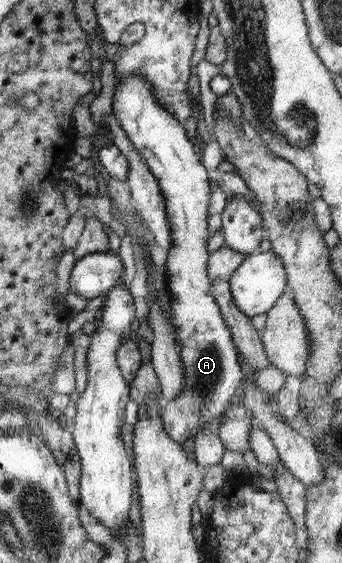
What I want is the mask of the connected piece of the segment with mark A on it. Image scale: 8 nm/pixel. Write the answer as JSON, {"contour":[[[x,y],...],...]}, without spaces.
{"contour":[[[130,75],[117,83],[113,95],[112,112],[116,115],[125,133],[137,152],[147,162],[147,168],[157,179],[165,198],[167,220],[171,226],[173,244],[168,249],[165,275],[172,299],[170,319],[173,336],[180,346],[179,355],[184,365],[184,386],[177,397],[168,400],[160,411],[164,428],[170,439],[183,444],[189,438],[201,434],[204,428],[213,427],[221,413],[231,407],[233,395],[242,389],[243,371],[239,367],[237,345],[233,333],[216,299],[209,293],[207,259],[209,250],[209,179],[207,168],[201,165],[193,143],[187,139],[187,130],[182,122],[169,113],[156,99],[151,85],[140,75]]]}

